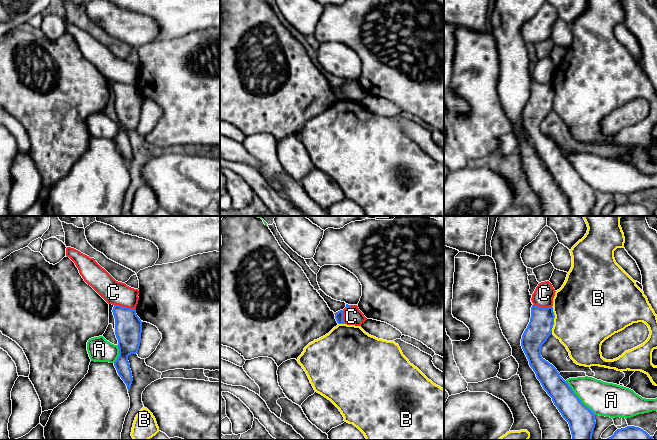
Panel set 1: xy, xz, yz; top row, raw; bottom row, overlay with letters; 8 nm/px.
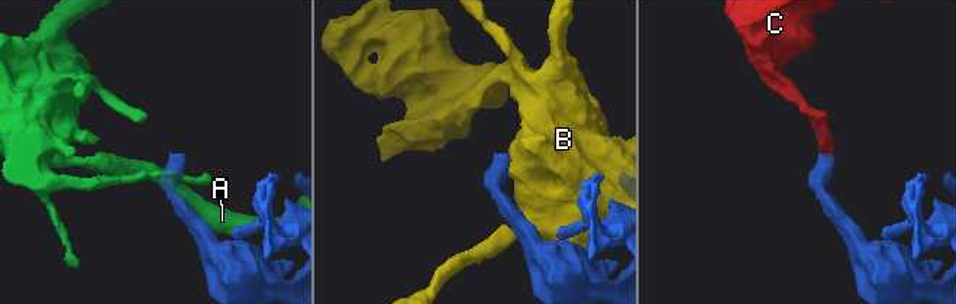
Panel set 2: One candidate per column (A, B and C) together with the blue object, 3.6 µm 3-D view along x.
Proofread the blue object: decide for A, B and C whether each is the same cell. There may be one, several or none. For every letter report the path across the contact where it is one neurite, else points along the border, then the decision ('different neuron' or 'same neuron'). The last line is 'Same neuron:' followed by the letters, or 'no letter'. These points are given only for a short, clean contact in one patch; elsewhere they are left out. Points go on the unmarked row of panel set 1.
A: different neuron
B: different neuron
C: border along xy (114, 80), (135, 86); different neuron
Same neuron: no letter

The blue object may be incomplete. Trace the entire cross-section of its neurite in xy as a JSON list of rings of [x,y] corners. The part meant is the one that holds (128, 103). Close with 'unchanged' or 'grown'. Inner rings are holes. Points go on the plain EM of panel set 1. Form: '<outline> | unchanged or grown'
[[[114,81],[115,111],[118,116],[119,132],[114,138],[118,151],[129,166],[133,157],[128,132],[138,129],[141,118],[142,97],[136,86]]] | unchanged

